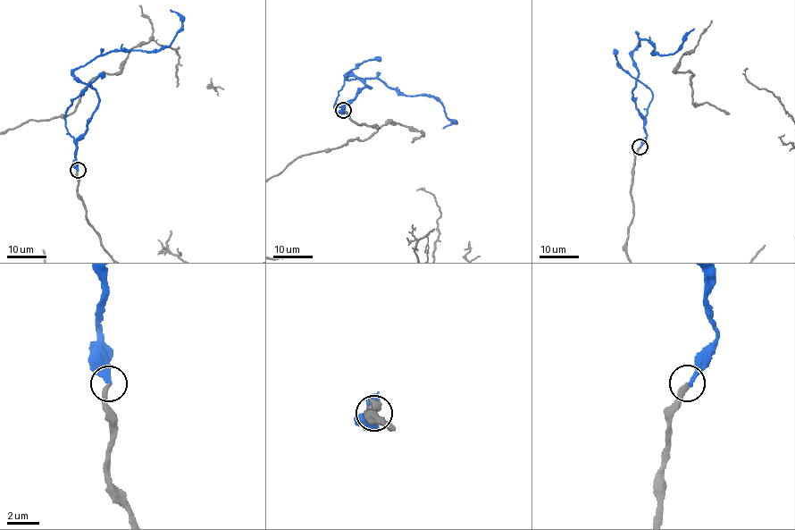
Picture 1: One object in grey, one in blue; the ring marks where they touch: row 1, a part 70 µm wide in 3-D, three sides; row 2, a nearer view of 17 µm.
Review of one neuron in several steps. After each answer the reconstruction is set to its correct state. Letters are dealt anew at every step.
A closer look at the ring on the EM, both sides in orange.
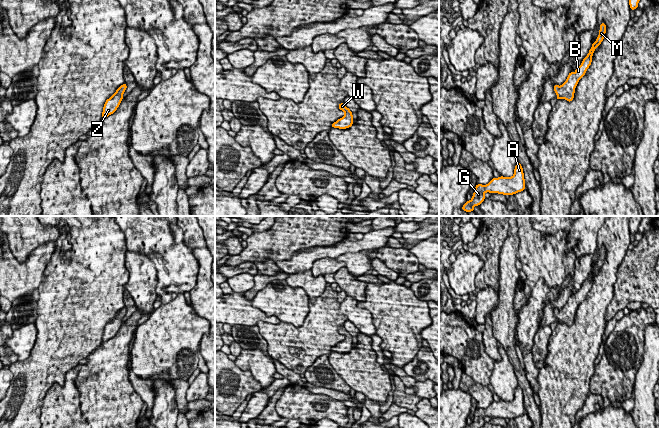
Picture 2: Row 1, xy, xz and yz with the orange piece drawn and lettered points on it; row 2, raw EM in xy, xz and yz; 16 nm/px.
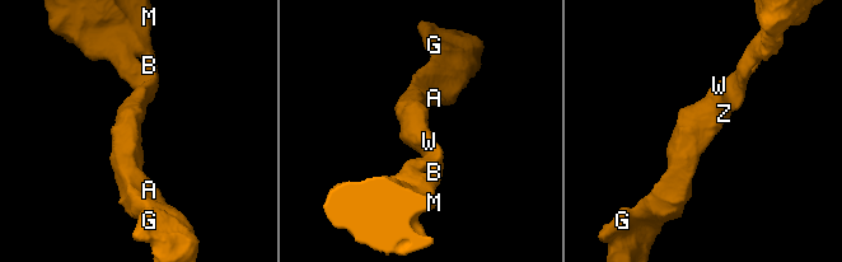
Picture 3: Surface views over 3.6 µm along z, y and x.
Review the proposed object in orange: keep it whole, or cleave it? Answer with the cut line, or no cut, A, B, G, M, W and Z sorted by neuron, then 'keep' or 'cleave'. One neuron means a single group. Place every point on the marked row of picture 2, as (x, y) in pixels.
cut none; groups A B G M W Z; keep

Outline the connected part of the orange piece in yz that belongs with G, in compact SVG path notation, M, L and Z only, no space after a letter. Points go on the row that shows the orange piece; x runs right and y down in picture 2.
M517 162L512 177L494 177L487 185L477 184L472 199L466 201L462 206L462 210L466 212L474 211L474 207L479 206L485 200L484 194L486 192L513 195L523 191L525 188L523 167Z

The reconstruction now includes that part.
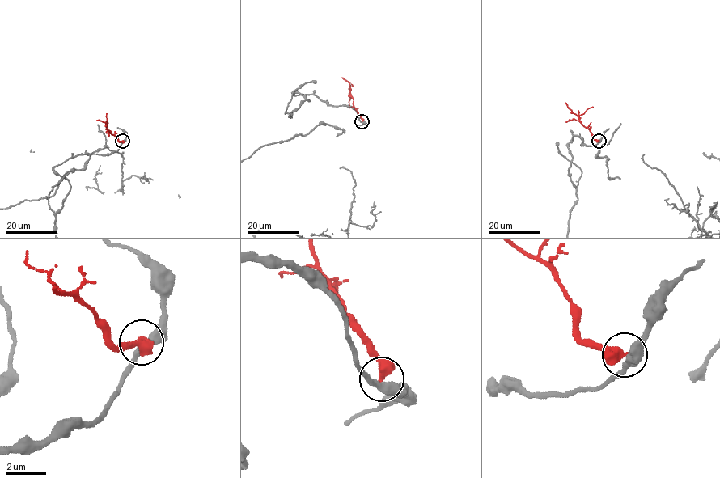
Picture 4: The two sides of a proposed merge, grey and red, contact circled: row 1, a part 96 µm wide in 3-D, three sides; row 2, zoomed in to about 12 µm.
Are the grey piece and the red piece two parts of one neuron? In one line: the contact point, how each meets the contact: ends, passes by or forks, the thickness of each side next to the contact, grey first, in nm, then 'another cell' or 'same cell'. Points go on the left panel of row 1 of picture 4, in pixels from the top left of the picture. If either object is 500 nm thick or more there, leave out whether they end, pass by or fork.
at (122, 141); 400 nm thick on the grey side, 550 nm on the other; another cell

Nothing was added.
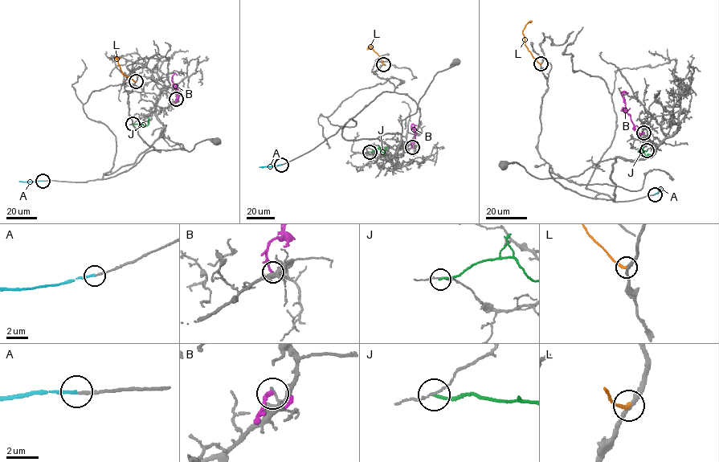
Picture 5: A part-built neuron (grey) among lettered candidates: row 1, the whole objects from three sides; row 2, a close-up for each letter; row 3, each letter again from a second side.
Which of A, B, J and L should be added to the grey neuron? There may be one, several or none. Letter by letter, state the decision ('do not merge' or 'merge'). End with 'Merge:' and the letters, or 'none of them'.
A: merge
B: do not merge
J: do not merge
L: do not merge
Merge: A

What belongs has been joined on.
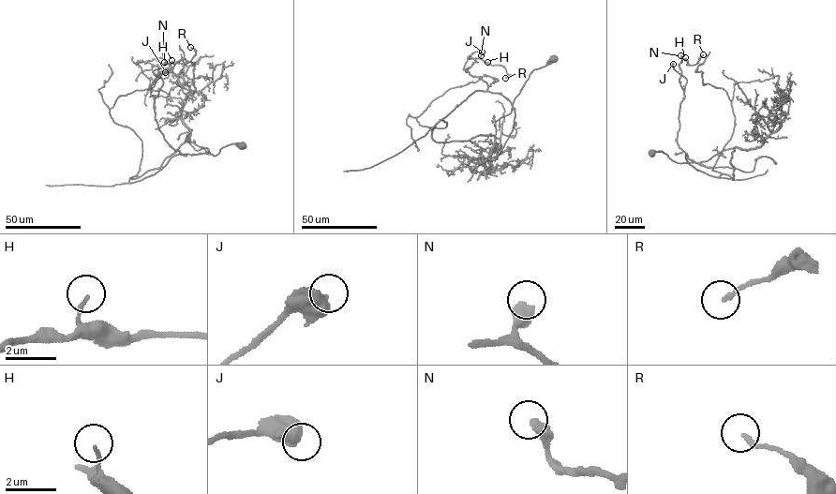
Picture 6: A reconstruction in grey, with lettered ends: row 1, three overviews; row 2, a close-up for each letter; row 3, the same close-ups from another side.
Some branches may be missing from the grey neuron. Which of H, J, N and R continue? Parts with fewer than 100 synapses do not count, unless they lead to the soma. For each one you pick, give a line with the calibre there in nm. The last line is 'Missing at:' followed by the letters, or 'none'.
Missing at: none

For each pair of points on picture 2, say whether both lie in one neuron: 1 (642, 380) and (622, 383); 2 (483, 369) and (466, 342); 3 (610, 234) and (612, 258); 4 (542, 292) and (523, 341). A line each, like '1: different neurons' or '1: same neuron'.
1: different neurons
2: same neuron
3: same neuron
4: same neuron

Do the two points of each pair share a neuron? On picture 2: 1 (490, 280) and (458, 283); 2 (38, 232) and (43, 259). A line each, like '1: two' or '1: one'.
1: two
2: two

